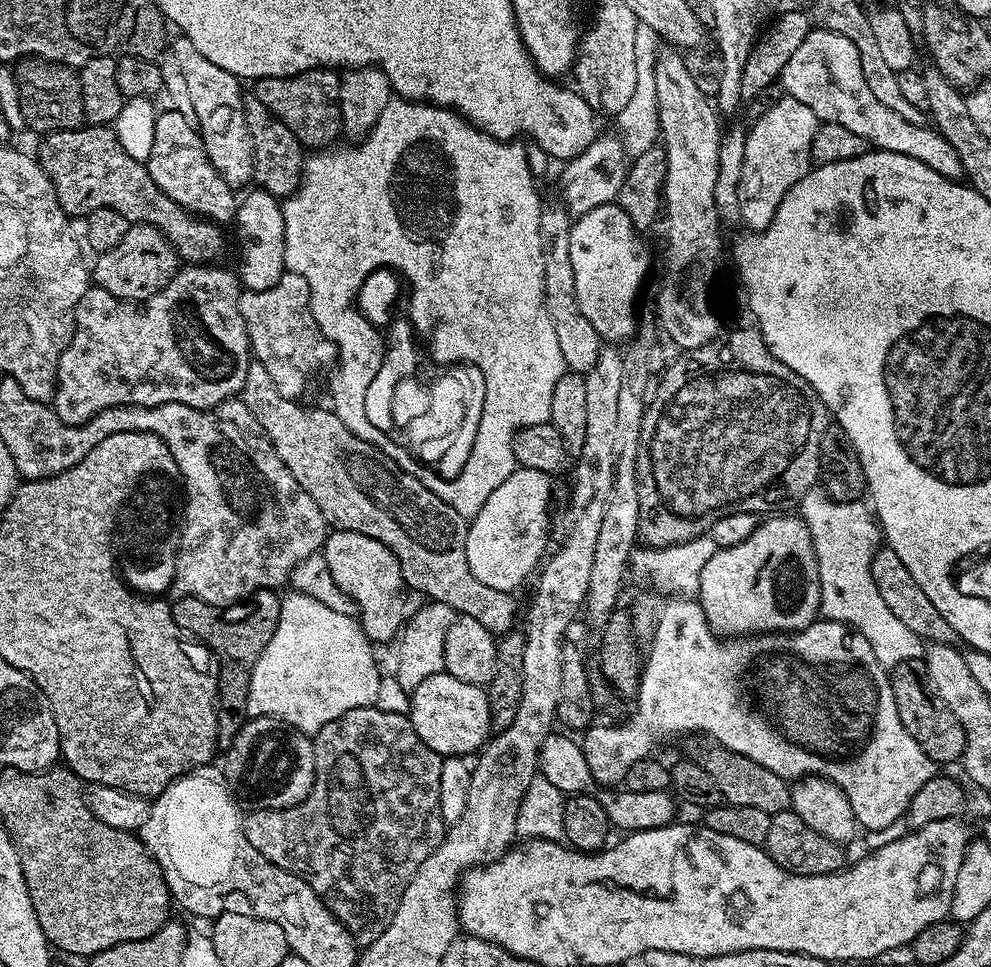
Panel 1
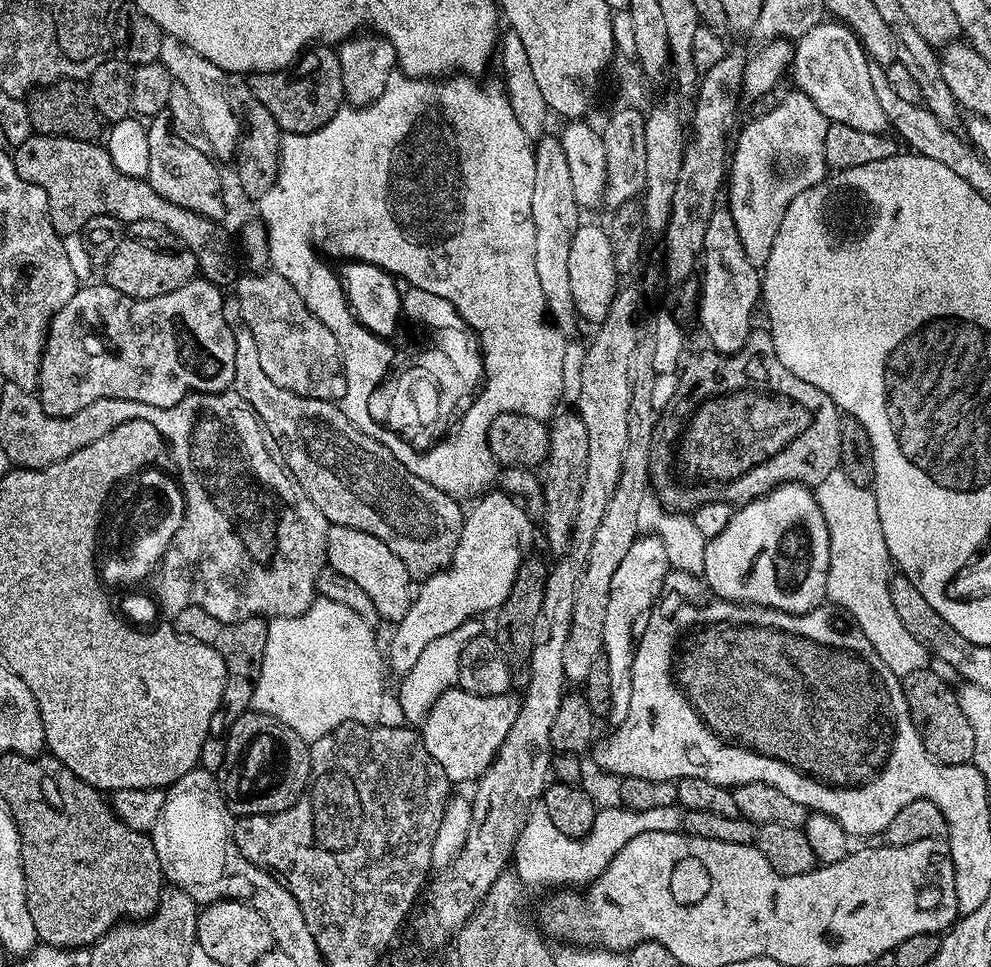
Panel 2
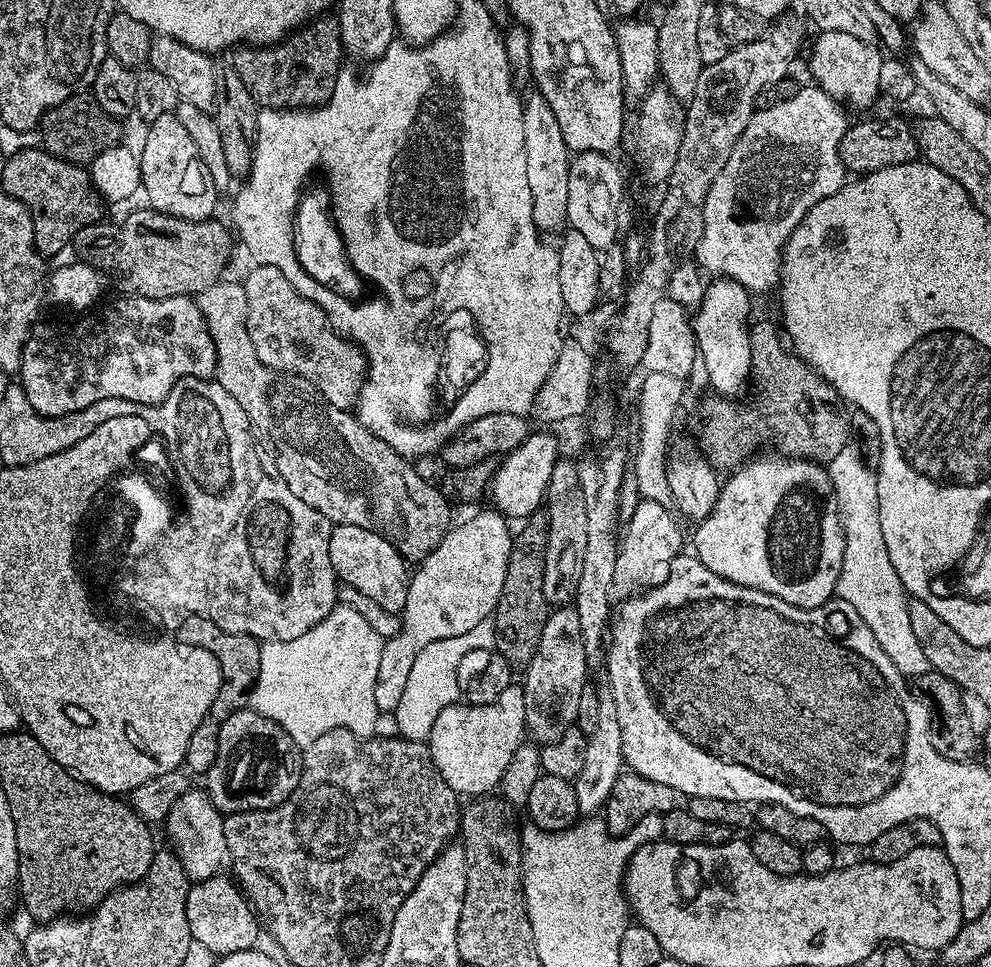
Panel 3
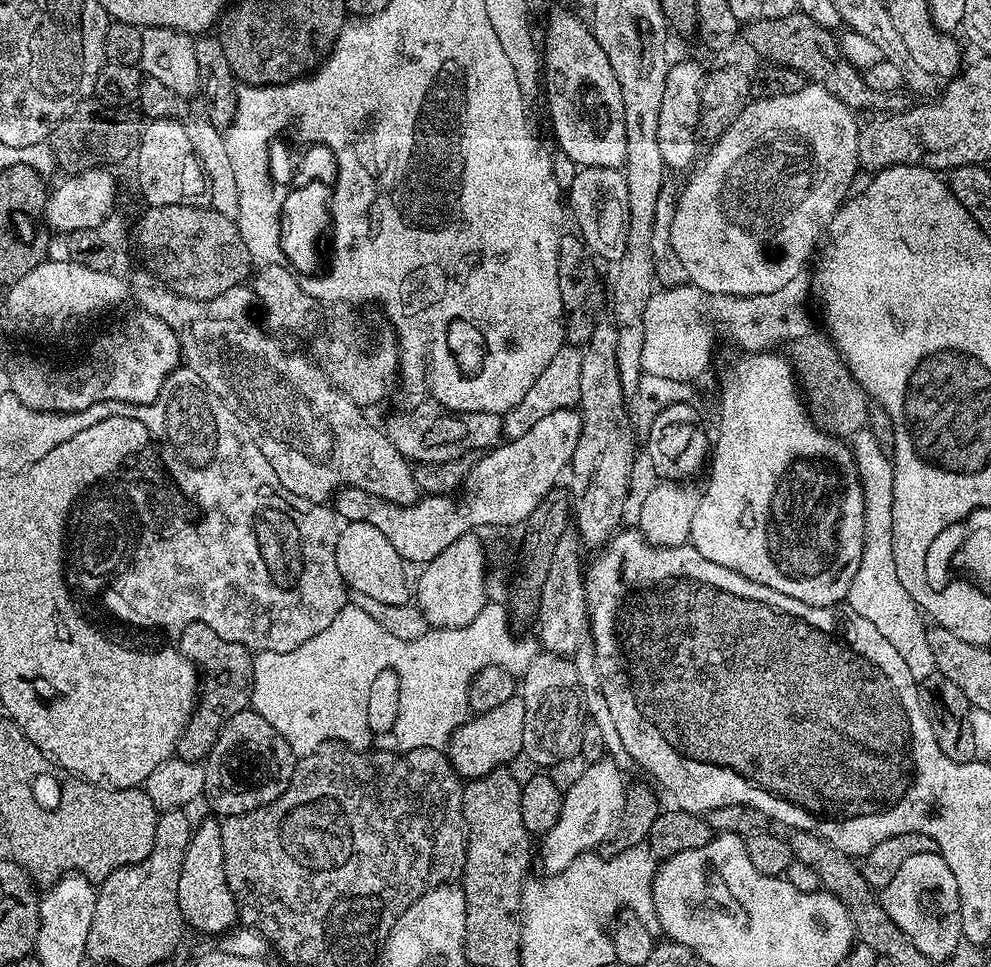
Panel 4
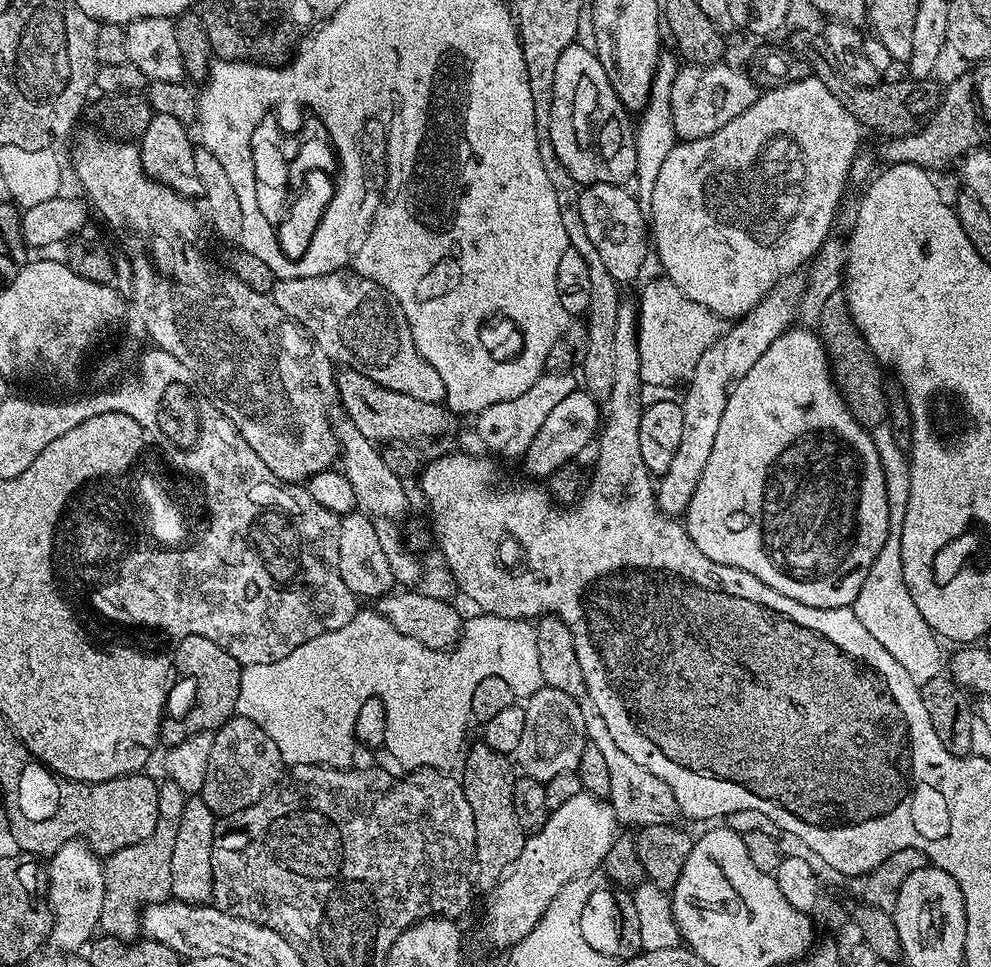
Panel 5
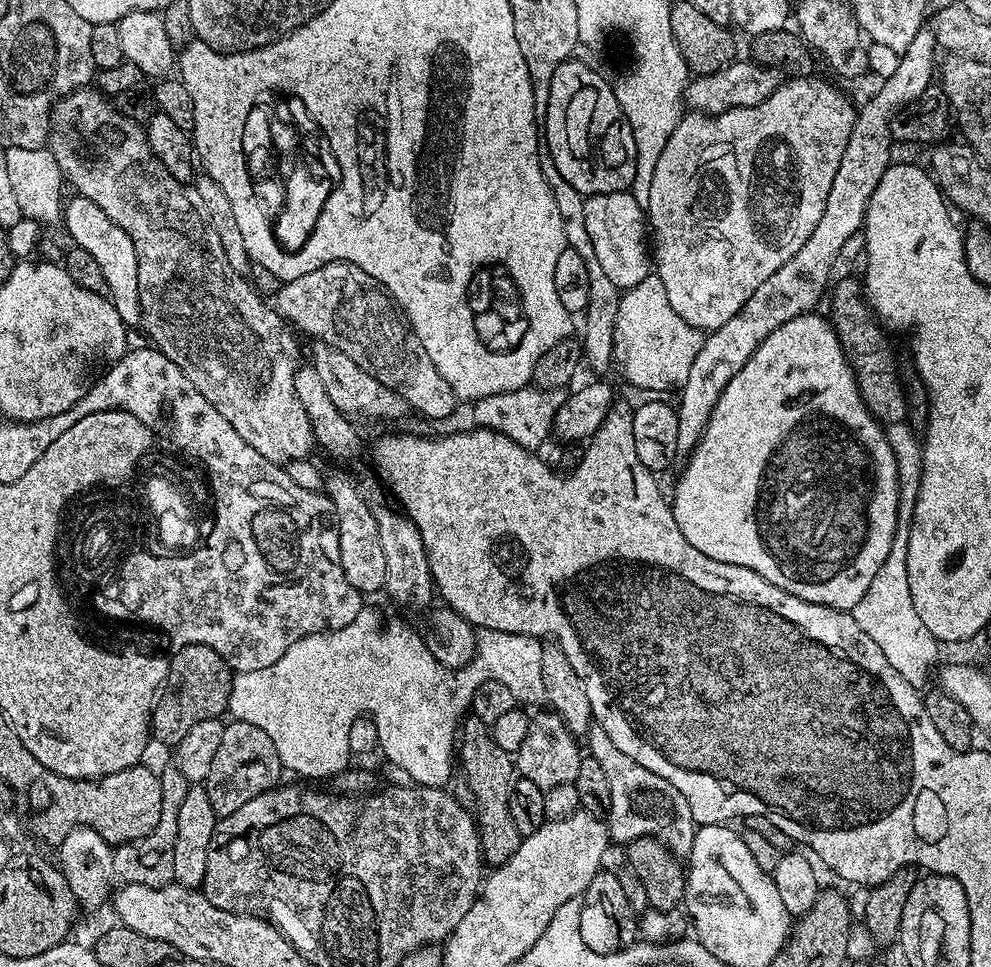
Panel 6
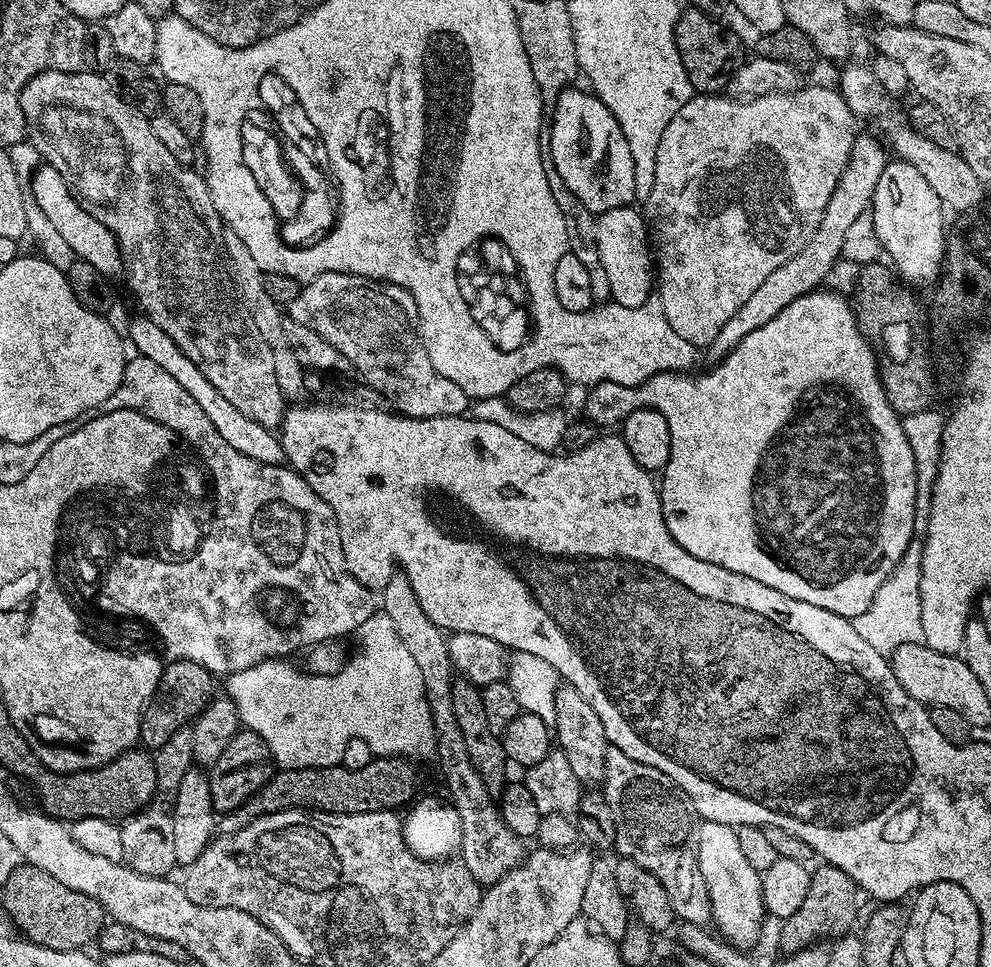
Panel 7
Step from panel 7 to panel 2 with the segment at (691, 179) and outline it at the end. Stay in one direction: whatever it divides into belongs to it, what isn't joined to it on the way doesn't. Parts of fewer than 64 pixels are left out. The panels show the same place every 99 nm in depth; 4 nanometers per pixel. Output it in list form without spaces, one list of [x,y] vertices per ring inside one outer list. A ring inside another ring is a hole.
[[[793,90],[773,106],[769,112],[752,120],[740,132],[736,140],[736,150],[730,156],[730,173],[726,178],[726,203],[734,218],[734,226],[738,226],[738,238],[742,238],[742,246],[746,250],[746,258],[757,266],[763,266],[770,258],[770,250],[774,246],[774,238],[778,234],[778,226],[782,226],[782,218],[786,218],[786,210],[794,198],[824,180],[829,171],[826,162],[826,130],[830,121],[824,117],[822,110],[810,102],[807,94]]]

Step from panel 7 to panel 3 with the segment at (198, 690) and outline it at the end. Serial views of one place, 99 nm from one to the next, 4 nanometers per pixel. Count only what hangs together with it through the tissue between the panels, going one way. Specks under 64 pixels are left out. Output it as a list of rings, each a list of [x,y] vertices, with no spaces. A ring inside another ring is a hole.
[[[187,616],[181,620],[179,626],[174,630],[177,640],[190,646],[198,646],[202,650],[210,650],[214,658],[218,658],[220,667],[221,683],[218,694],[198,730],[194,730],[194,738],[190,738],[190,746],[186,750],[186,758],[183,767],[189,773],[207,774],[210,766],[214,766],[214,758],[218,758],[218,730],[222,730],[222,722],[230,718],[238,710],[249,707],[252,689],[256,686],[256,679],[260,673],[260,646],[261,641],[255,640],[252,636],[246,634],[230,634],[222,630],[210,618],[205,616]]]

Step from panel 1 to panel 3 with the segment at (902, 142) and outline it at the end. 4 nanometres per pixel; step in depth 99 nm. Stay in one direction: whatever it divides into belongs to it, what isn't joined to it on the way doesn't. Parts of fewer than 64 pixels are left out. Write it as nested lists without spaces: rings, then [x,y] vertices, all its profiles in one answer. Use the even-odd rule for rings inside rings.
[[[820,32],[812,44],[812,76],[815,87],[841,105],[852,108],[868,108],[880,96],[878,70],[882,70],[885,57],[876,44],[867,44],[850,34]]]

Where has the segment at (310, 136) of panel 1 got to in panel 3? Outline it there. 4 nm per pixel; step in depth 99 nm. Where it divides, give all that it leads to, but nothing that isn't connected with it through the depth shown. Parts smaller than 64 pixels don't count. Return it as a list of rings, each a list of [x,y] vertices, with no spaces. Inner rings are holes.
[[[324,14],[289,32],[277,44],[240,46],[231,53],[230,66],[242,78],[246,90],[252,92],[261,109],[318,108],[332,97],[338,74],[342,71],[340,59],[346,53],[340,37],[340,21]]]

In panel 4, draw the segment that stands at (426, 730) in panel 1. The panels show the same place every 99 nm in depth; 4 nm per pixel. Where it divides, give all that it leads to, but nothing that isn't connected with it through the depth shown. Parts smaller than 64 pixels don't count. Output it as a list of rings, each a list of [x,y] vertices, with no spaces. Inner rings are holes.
[[[519,695],[512,696],[510,702],[502,702],[495,710],[486,710],[473,715],[453,734],[448,741],[446,755],[456,771],[456,775],[468,780],[490,774],[495,768],[511,765],[511,760],[523,753],[522,729],[526,727],[526,706]]]

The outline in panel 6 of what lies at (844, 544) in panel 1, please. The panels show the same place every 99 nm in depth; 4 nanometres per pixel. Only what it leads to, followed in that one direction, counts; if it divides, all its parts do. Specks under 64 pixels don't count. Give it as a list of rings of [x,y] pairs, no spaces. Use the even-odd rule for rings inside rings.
[[[911,423],[890,424],[884,428],[886,438],[890,442],[890,450],[894,452],[896,473],[898,474],[898,522],[894,530],[894,546],[890,546],[890,554],[886,554],[886,562],[874,574],[866,594],[862,594],[862,602],[858,602],[850,611],[854,622],[862,626],[878,650],[886,654],[886,662],[906,678],[906,682],[919,685],[920,668],[928,668],[940,656],[941,645],[926,630],[922,618],[918,618],[918,610],[914,610],[914,598],[910,598],[910,582],[906,578],[906,546],[910,542],[910,526],[914,518],[914,506],[918,502],[918,490],[922,478],[922,444],[912,433]]]

